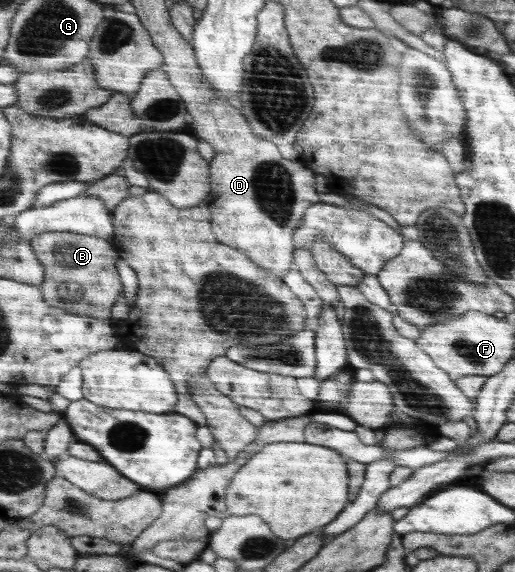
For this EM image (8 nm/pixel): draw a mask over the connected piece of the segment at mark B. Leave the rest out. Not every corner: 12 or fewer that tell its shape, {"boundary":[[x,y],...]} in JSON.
{"boundary":[[41,232],[46,301],[110,318],[121,295],[110,239]]}

